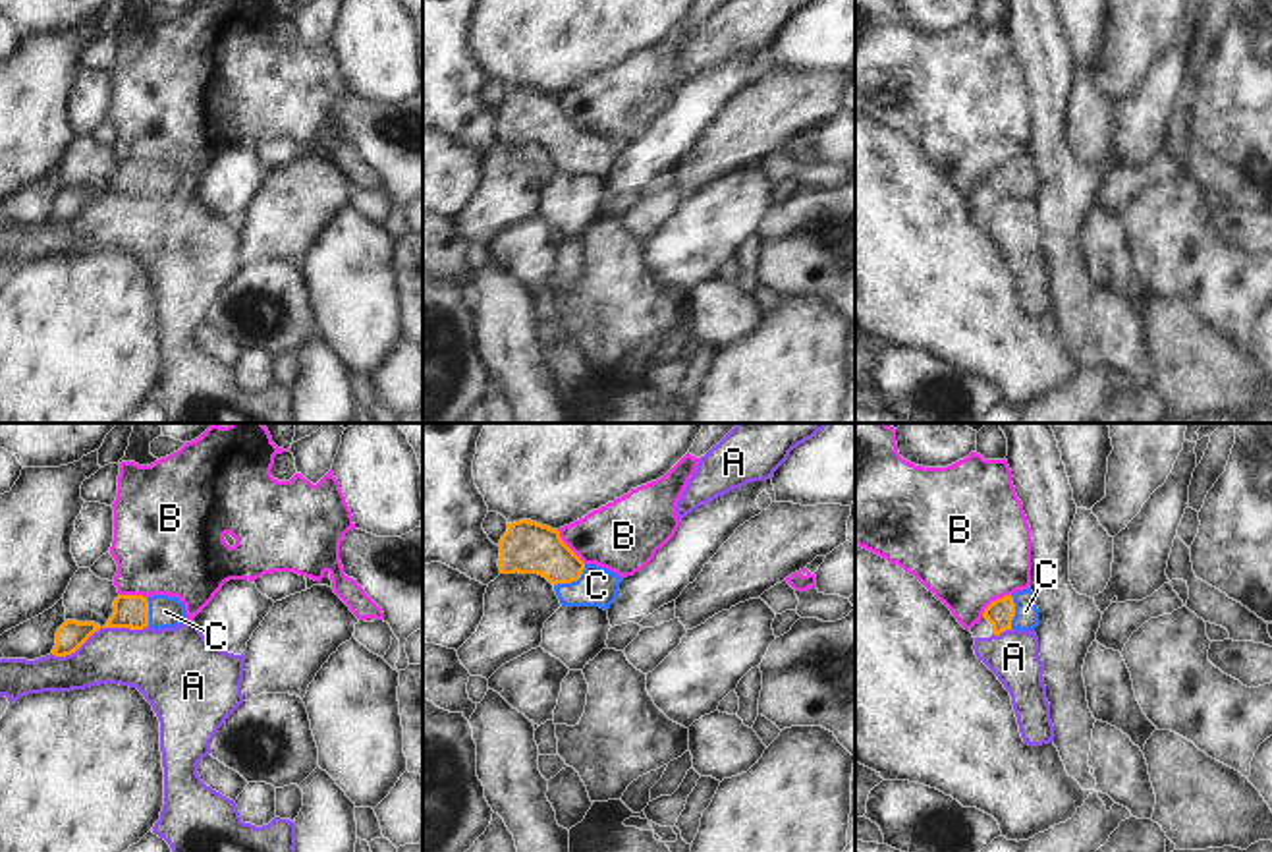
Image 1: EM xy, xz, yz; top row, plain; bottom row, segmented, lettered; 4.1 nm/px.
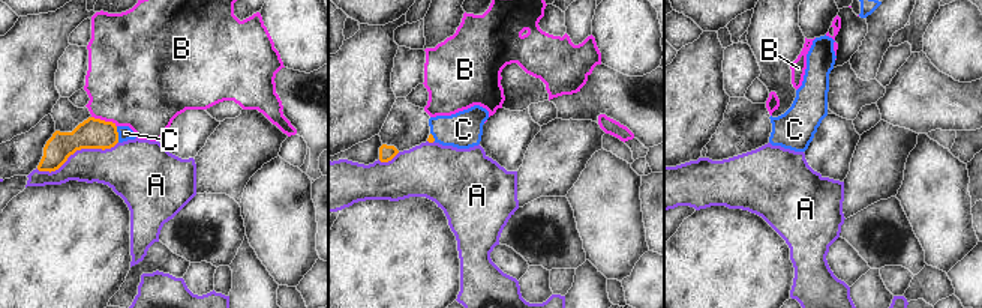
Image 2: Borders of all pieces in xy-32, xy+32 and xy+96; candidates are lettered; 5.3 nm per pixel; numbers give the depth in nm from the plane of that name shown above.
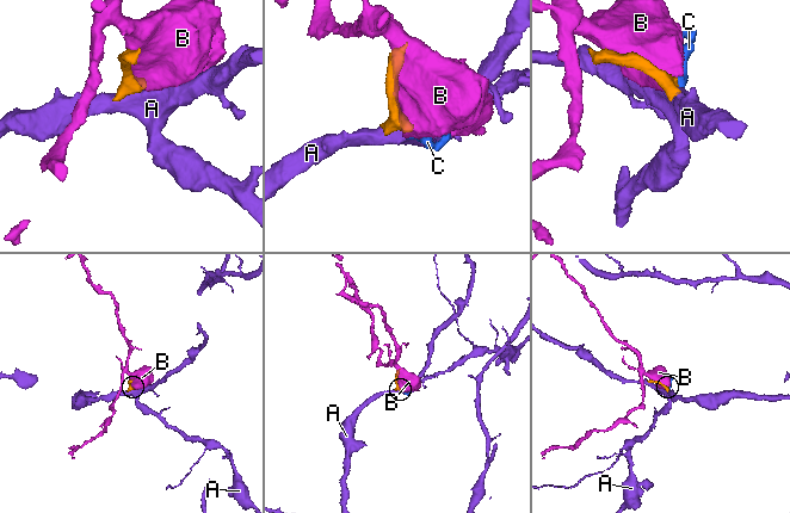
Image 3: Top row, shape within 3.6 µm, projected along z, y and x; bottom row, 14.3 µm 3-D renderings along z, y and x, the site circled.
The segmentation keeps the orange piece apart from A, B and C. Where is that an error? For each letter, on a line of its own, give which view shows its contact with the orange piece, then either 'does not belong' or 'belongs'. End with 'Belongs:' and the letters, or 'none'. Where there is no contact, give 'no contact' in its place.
A: meets orange in xy; does not belong
B: meets orange in yz; does not belong
C: meets orange in xz; belongs
Belongs: C

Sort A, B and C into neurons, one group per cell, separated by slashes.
A / B / C

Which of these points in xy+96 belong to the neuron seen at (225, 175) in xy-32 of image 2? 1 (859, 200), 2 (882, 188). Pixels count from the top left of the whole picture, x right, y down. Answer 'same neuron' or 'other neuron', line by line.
1: same neuron
2: same neuron

